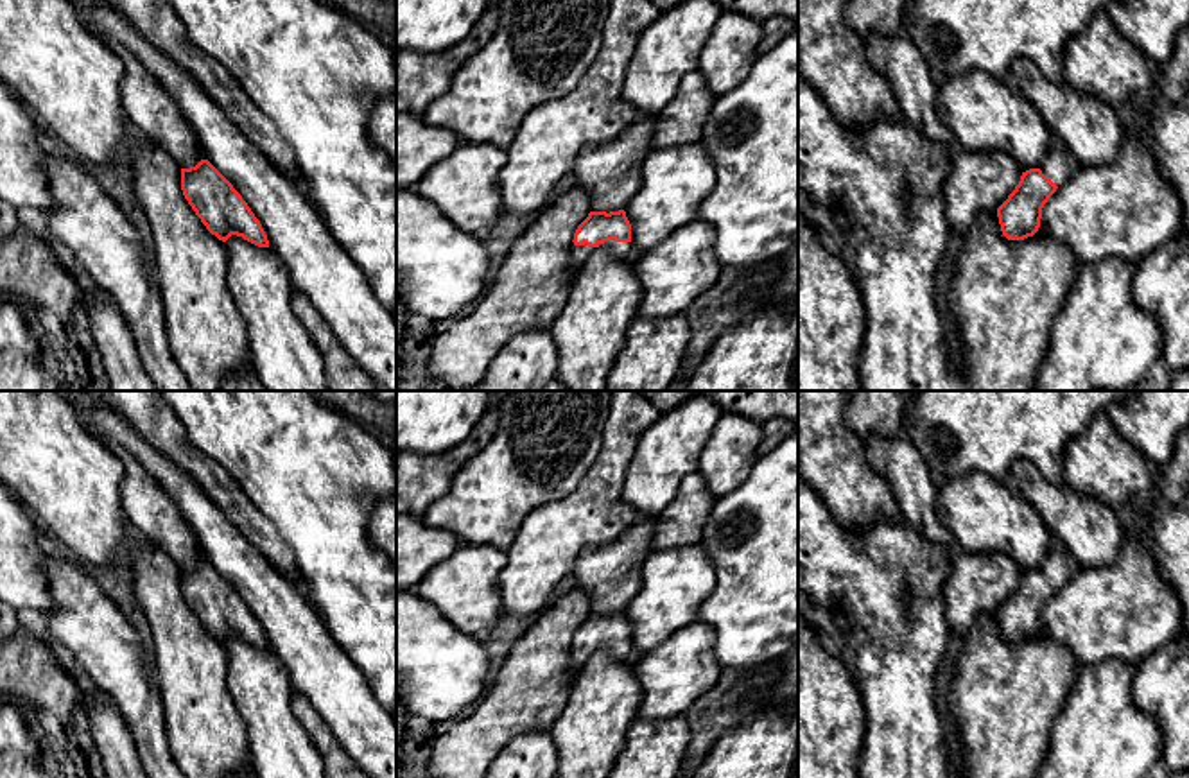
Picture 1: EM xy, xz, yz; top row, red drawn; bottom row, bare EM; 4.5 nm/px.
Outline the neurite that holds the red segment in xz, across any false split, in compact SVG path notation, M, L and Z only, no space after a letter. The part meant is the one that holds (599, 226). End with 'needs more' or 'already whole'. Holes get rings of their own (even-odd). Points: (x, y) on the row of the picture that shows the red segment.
M624 210L619 212L590 212L574 233L574 247L570 249L572 271L590 258L590 255L603 247L617 258L633 256L631 249L631 224Z; needs more

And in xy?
M208 161L181 169L181 190L206 229L226 242L231 235L269 247L267 235L242 195Z; already whole

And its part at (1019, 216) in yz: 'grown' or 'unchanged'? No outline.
grown

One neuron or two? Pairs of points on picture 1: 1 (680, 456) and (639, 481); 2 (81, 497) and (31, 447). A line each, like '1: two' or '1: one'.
1: one
2: one

